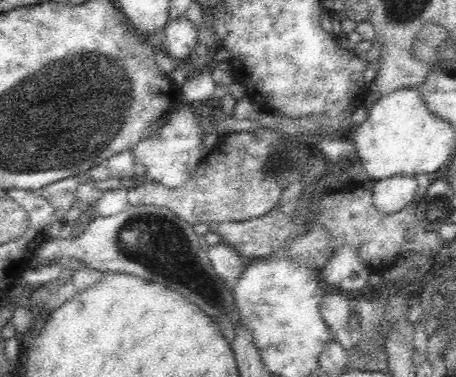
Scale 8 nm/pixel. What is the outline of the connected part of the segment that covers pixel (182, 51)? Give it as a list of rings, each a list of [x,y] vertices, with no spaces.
[[[186,17],[169,20],[156,39],[165,53],[181,64],[190,55],[198,40],[197,28]]]

